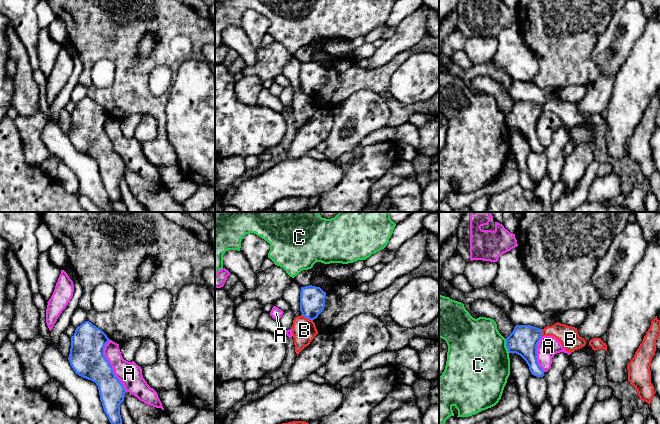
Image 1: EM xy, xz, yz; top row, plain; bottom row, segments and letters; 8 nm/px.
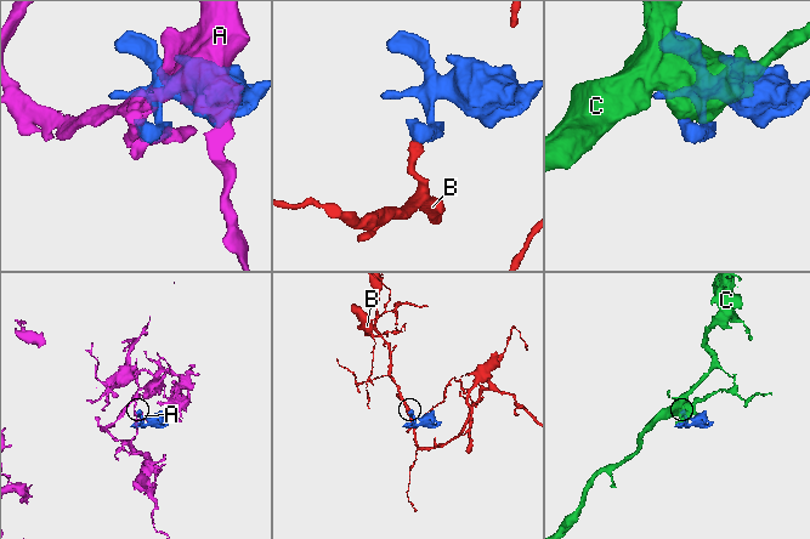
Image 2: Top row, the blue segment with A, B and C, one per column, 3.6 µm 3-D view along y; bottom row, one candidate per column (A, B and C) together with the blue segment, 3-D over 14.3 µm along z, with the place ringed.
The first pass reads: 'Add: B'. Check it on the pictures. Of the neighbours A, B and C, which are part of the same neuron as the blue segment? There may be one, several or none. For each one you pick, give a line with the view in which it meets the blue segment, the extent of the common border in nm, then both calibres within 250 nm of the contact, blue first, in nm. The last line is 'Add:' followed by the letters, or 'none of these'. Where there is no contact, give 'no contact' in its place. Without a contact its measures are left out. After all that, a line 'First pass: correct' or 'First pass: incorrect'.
Add: none of these
First pass: incorrect

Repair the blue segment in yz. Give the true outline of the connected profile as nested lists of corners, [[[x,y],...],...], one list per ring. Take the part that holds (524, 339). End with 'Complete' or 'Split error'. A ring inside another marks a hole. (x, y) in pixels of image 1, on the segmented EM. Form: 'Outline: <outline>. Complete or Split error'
Outline: [[[516,325],[506,338],[509,353],[520,355],[528,364],[532,375],[543,377],[544,371],[537,362],[537,345],[542,337],[542,329],[531,325]]]. Complete

